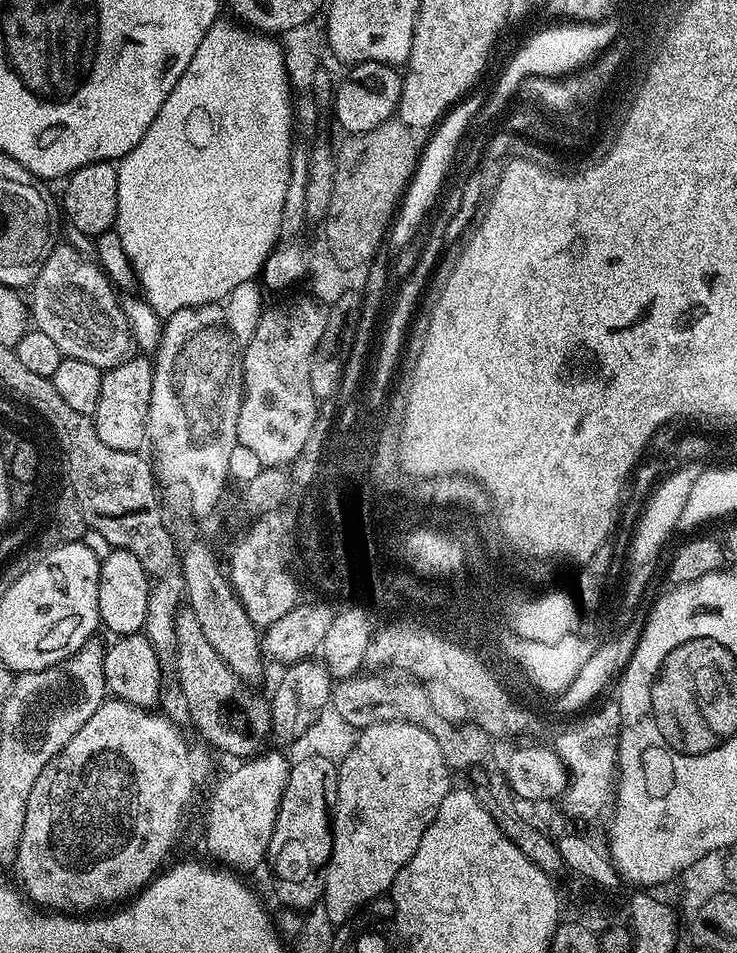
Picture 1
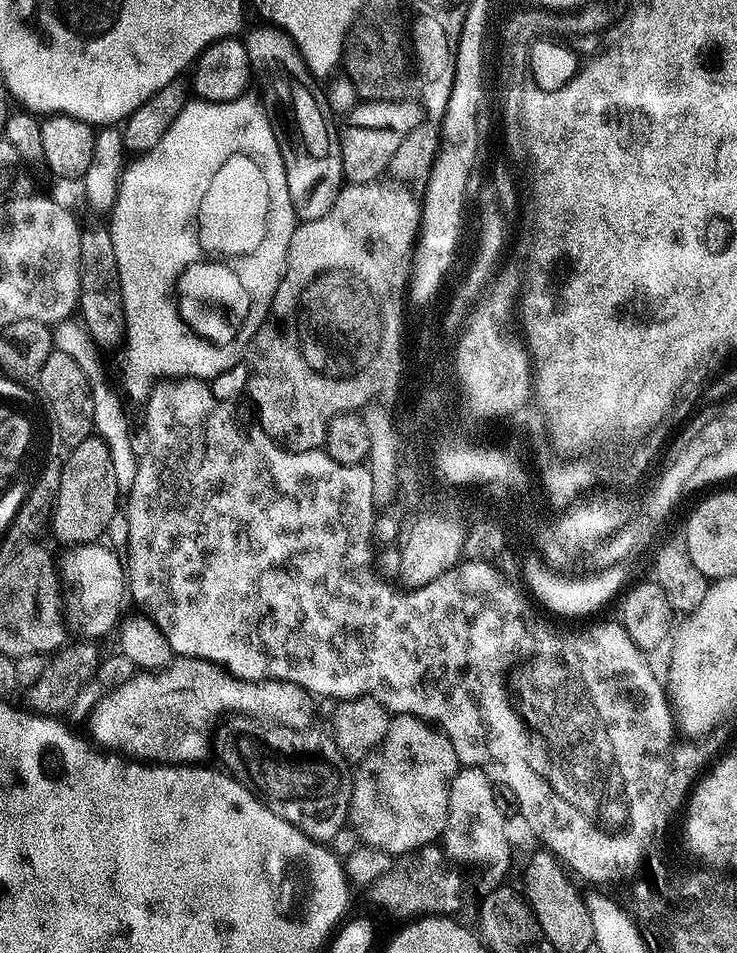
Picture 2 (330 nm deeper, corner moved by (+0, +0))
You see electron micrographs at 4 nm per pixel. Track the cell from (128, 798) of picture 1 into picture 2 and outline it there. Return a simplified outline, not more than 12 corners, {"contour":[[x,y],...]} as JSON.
{"contour":[[173,659],[105,691],[87,735],[199,765],[222,718],[313,727],[314,697]]}

